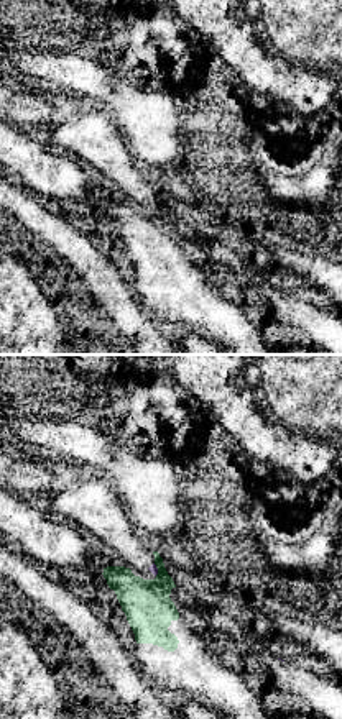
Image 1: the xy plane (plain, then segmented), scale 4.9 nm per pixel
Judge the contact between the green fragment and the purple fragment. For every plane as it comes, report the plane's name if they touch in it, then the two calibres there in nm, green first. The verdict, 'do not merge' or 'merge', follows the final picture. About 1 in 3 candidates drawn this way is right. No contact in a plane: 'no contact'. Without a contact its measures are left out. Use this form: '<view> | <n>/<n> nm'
xy | 240/40 nm

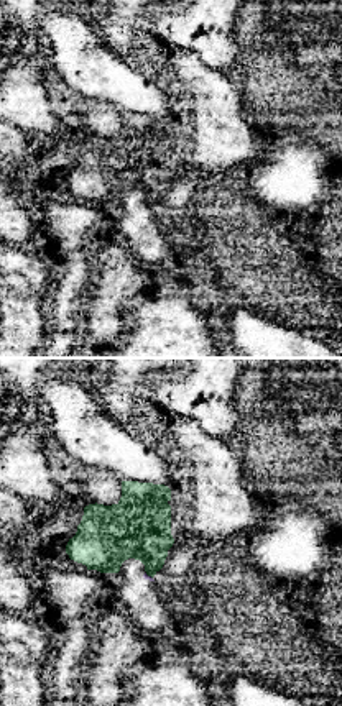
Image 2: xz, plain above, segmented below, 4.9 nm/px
xz | 300/20 nm

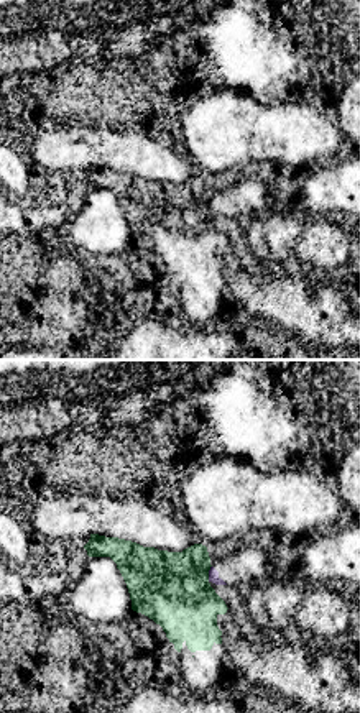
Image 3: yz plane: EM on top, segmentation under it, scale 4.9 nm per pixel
yz | 360/50 nm

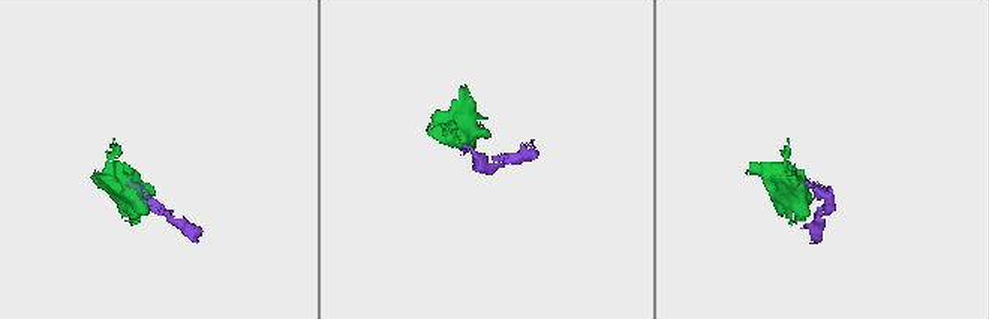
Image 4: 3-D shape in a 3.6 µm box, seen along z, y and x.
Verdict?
do not merge

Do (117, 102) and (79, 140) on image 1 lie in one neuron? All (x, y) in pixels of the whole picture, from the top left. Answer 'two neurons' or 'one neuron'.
two neurons

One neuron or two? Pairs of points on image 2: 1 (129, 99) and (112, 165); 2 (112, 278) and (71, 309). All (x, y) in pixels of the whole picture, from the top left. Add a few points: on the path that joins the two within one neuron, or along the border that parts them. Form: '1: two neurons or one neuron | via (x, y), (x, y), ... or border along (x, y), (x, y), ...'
1: two neurons | border along (89, 97), (107, 100), (120, 112), (163, 117)
2: one neuron | via (101, 289), (94, 301), (83, 301)

